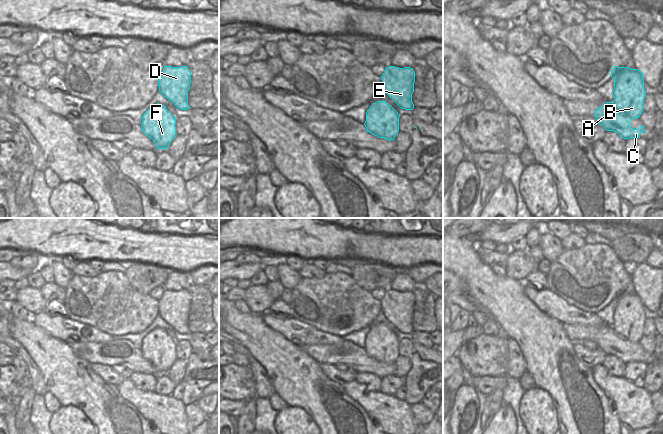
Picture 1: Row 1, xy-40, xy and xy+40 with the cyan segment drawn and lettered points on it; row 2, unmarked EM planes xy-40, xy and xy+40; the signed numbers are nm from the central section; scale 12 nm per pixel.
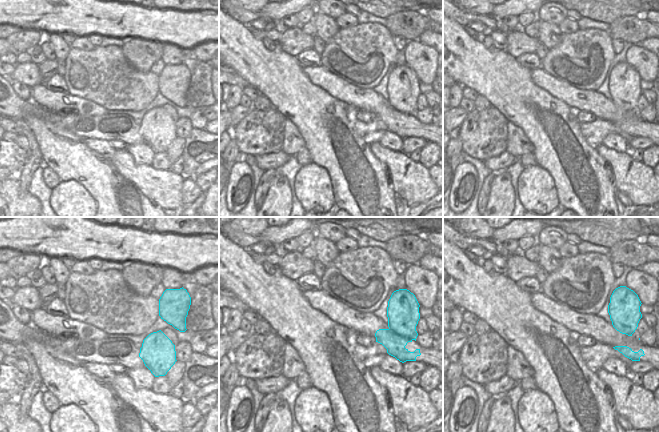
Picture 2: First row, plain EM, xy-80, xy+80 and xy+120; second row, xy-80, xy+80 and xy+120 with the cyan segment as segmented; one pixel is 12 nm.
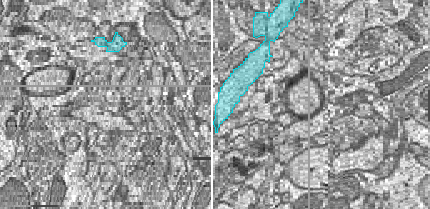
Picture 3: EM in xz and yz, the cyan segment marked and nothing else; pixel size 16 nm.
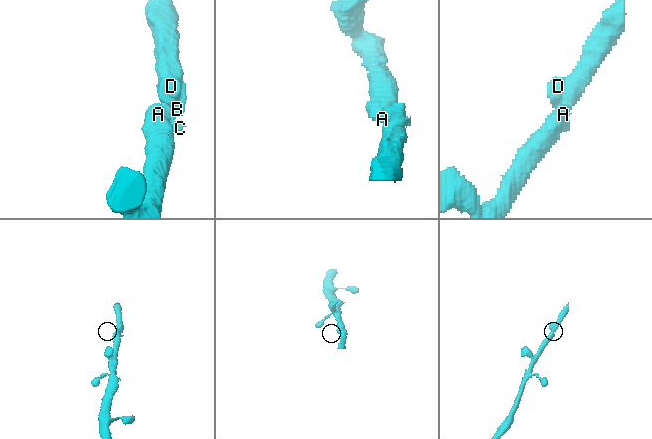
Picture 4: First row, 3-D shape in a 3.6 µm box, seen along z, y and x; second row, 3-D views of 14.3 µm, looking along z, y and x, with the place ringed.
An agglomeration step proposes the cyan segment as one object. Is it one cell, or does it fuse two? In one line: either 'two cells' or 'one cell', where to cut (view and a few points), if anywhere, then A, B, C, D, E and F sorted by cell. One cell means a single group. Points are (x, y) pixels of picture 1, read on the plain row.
one cell | no cut | A B C D E F

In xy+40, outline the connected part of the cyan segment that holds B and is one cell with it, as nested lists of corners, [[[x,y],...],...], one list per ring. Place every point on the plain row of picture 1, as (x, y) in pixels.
[[[614,290],[611,301],[614,303],[614,324],[596,333],[594,341],[607,355],[614,355],[625,364],[640,362],[645,356],[644,350],[634,353],[629,346],[643,336],[644,298],[638,293]]]

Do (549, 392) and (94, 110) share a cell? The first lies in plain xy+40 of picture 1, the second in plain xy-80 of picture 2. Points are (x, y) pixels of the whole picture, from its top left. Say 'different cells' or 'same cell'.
different cells

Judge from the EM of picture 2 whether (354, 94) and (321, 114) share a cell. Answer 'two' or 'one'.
two

